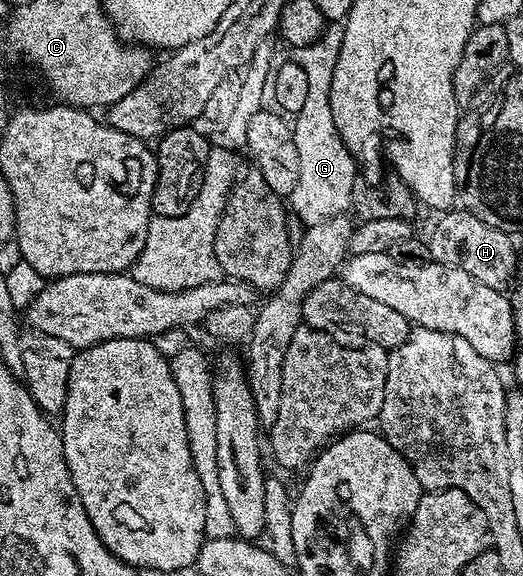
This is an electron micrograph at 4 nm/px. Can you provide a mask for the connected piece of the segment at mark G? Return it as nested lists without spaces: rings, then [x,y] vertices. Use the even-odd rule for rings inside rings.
[[[314,46],[303,47],[297,53],[296,59],[308,76],[308,96],[292,120],[296,154],[300,158],[300,174],[288,197],[288,208],[293,215],[294,212],[298,215],[299,222],[306,228],[316,226],[333,216],[343,215],[350,208],[352,186],[356,179],[354,156],[344,146],[336,124],[332,122],[330,83],[334,65],[318,56],[316,49]]]

